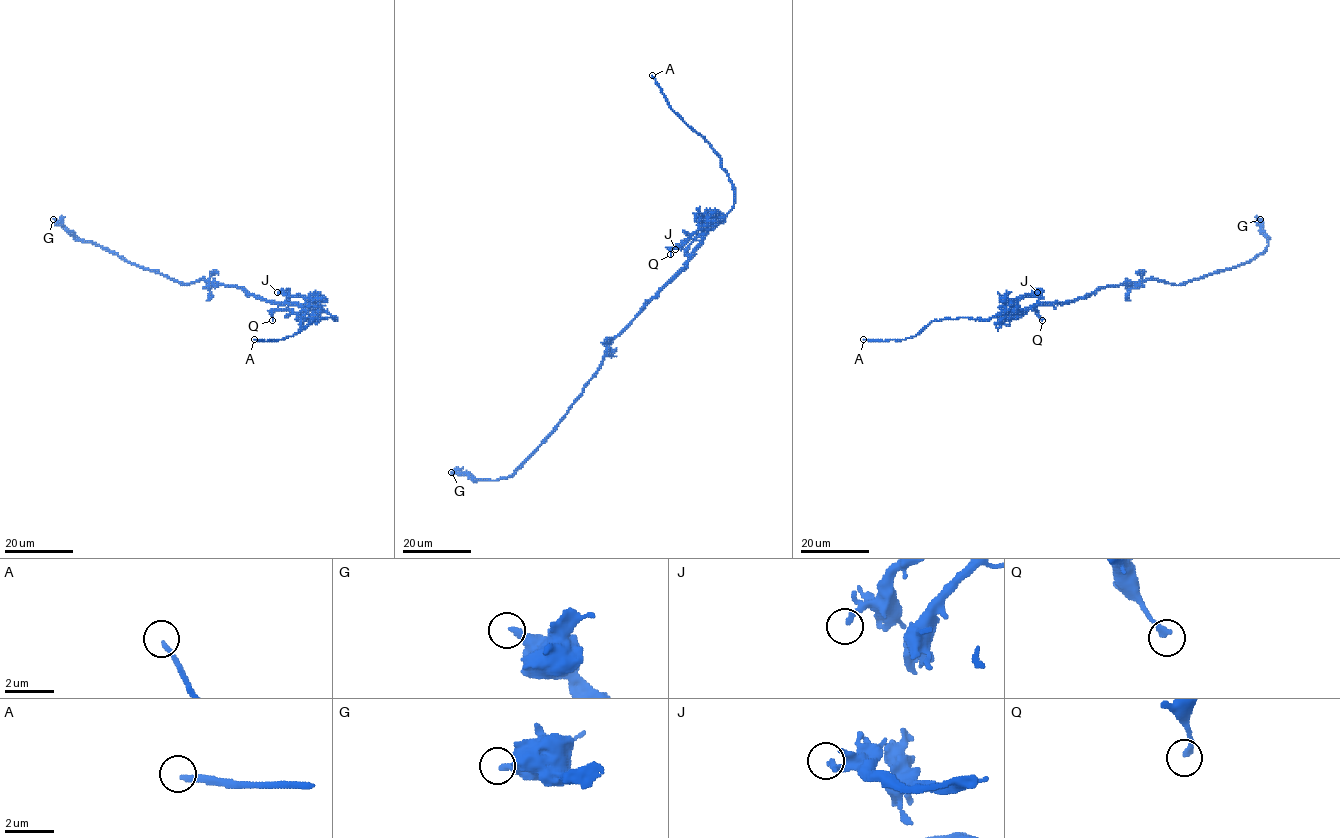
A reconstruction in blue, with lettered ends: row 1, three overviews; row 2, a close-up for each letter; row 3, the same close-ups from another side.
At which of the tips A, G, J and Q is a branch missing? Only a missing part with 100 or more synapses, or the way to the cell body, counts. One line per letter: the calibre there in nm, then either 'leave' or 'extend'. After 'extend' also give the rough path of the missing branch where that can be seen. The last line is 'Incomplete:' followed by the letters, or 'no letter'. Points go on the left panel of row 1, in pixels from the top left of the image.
A: 200 nm thick; extend
G: 240 nm thick; leave
J: 200 nm thick; leave
Q: 220 nm thick; leave
Incomplete: A

